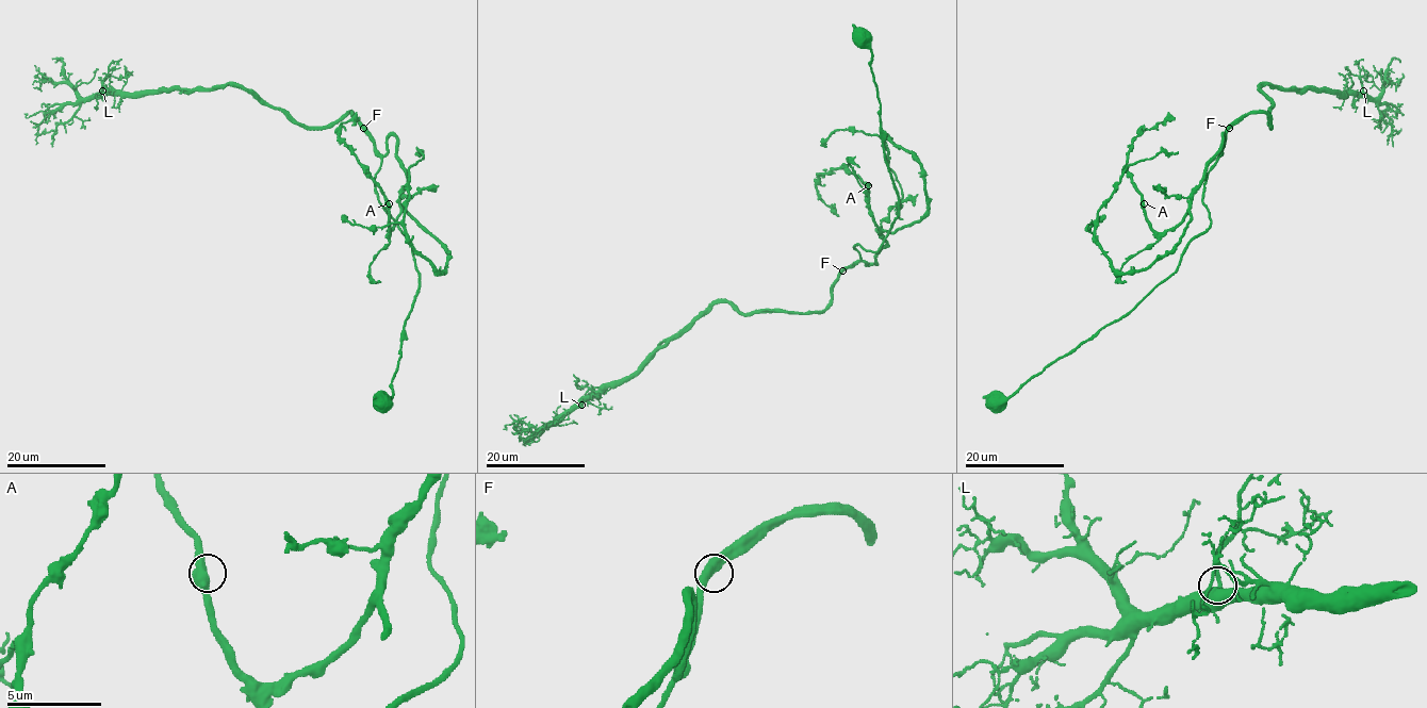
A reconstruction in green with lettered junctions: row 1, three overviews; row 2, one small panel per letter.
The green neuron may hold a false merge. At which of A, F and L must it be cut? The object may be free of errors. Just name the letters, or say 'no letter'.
no letter

